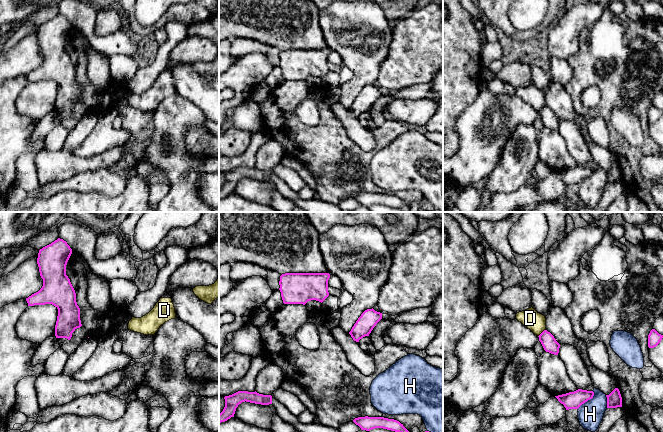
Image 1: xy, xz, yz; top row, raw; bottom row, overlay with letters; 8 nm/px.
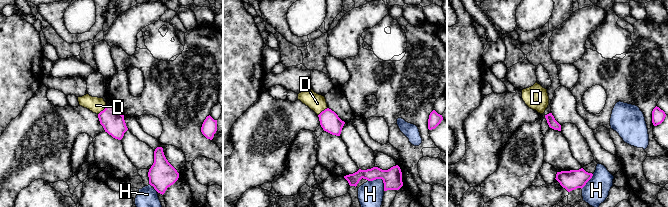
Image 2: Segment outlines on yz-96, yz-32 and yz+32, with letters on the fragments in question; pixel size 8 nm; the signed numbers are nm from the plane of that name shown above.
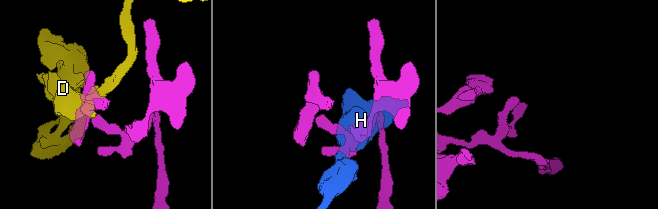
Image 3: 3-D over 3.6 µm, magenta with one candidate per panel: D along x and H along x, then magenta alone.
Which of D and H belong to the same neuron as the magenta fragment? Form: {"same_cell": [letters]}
{"same_cell": []}

